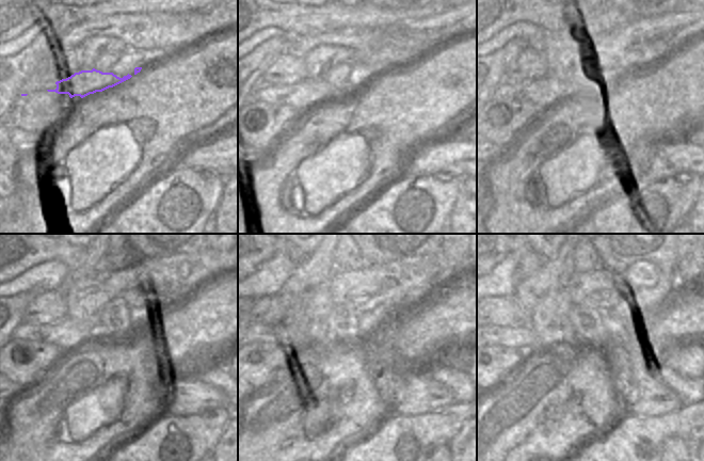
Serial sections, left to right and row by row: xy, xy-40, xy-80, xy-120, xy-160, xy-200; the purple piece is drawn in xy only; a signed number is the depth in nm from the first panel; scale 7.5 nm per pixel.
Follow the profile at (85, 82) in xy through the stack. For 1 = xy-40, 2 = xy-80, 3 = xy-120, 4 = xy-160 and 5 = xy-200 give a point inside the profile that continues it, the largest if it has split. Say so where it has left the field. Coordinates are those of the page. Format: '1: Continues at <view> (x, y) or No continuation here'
1: Continues at xy-40 (309, 92)
2: Continues at xy-80 (544, 93)
3: Continues at xy-120 (67, 334)
4: Continues at xy-160 (288, 335)
5: Continues at xy-200 (523, 338).

